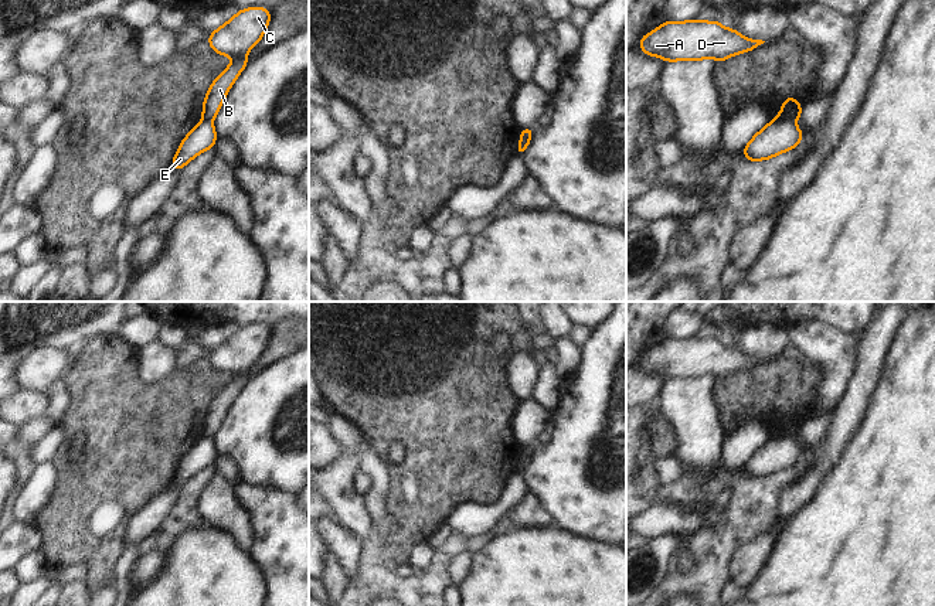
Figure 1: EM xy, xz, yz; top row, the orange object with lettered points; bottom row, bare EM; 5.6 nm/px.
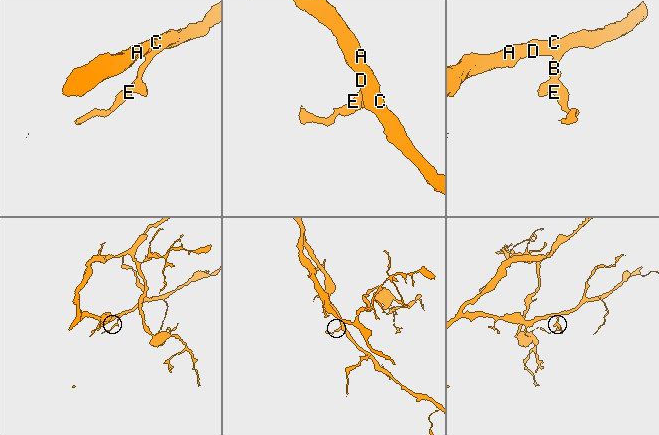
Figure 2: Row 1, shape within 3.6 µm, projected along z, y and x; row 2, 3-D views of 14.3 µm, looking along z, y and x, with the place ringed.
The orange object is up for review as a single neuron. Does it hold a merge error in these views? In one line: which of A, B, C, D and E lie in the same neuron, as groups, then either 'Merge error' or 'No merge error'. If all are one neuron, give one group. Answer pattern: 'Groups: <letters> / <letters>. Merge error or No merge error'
Groups: A B C D / E. Merge error.

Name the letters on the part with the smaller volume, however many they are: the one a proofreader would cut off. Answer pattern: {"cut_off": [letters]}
{"cut_off": ["E"]}

